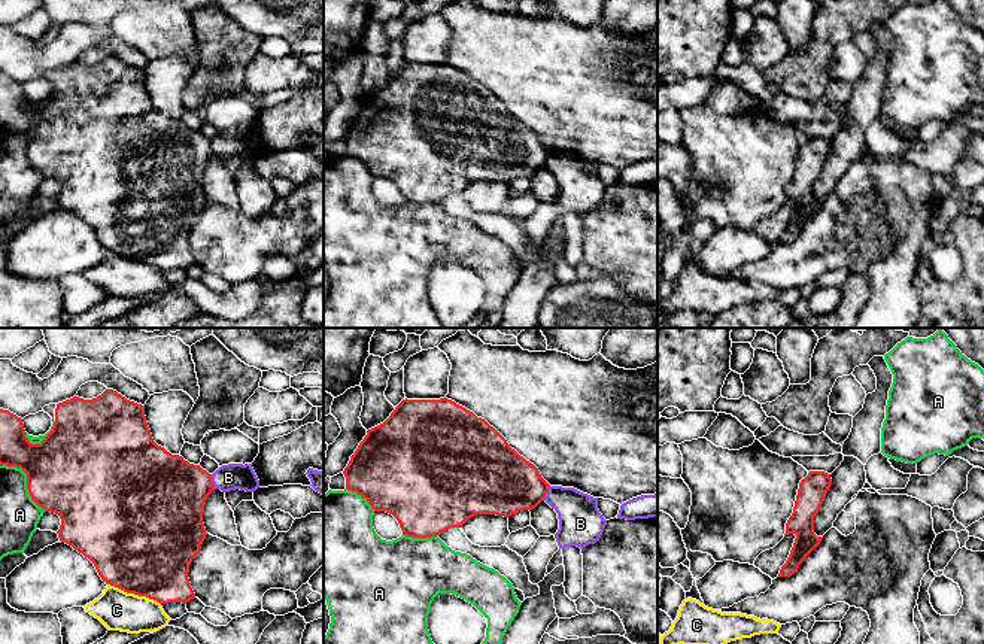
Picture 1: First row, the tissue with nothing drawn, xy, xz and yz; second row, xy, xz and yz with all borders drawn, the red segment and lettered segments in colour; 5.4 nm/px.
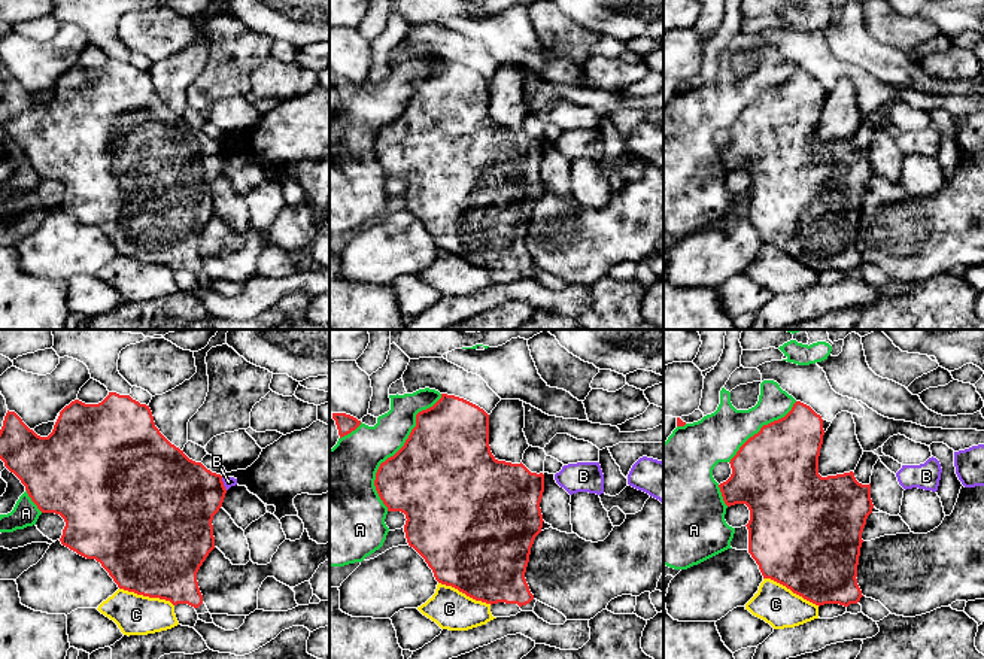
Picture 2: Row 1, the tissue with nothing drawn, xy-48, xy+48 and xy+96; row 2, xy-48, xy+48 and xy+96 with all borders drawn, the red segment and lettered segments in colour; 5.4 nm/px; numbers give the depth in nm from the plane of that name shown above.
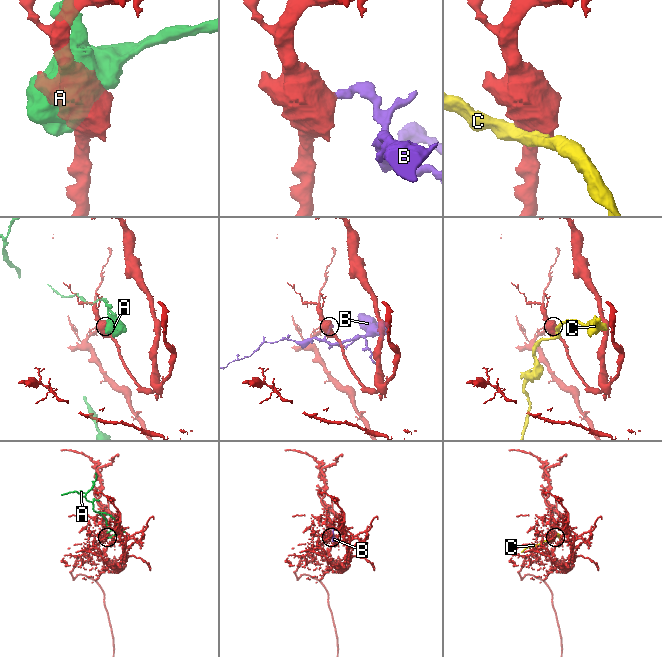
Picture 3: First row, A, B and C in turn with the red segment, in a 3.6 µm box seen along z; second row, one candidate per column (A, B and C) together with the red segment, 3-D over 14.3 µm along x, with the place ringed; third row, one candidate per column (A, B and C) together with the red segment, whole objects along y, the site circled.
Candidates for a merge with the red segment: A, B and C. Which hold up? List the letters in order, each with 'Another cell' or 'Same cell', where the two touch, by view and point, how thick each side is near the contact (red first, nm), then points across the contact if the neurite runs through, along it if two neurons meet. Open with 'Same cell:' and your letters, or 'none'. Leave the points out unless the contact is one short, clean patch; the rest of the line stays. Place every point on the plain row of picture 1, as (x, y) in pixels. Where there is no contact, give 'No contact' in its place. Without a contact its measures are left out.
Same cell: none
A: Another cell. Touches red at xy (27, 146). Thickness 480 nm (red) against 220 nm
B: Another cell. Touches red at xy (210, 148). Thickness 420 nm (red) against 140 nm. Boundary: xy (210, 140), (210, 148), (215, 154)
C: Another cell. Touches red at xy (134, 260). Thickness 500 nm (red) against 220 nm

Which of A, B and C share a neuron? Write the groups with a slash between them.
A / B / C

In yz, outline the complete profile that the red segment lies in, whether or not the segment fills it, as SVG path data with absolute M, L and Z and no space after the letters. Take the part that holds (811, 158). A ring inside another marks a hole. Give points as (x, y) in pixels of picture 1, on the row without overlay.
M810 137L801 146L793 179L786 189L786 201L795 200L795 209L778 243L795 240L807 222L820 210L823 203L814 200L814 183L821 174L824 162L832 151L830 140Z

